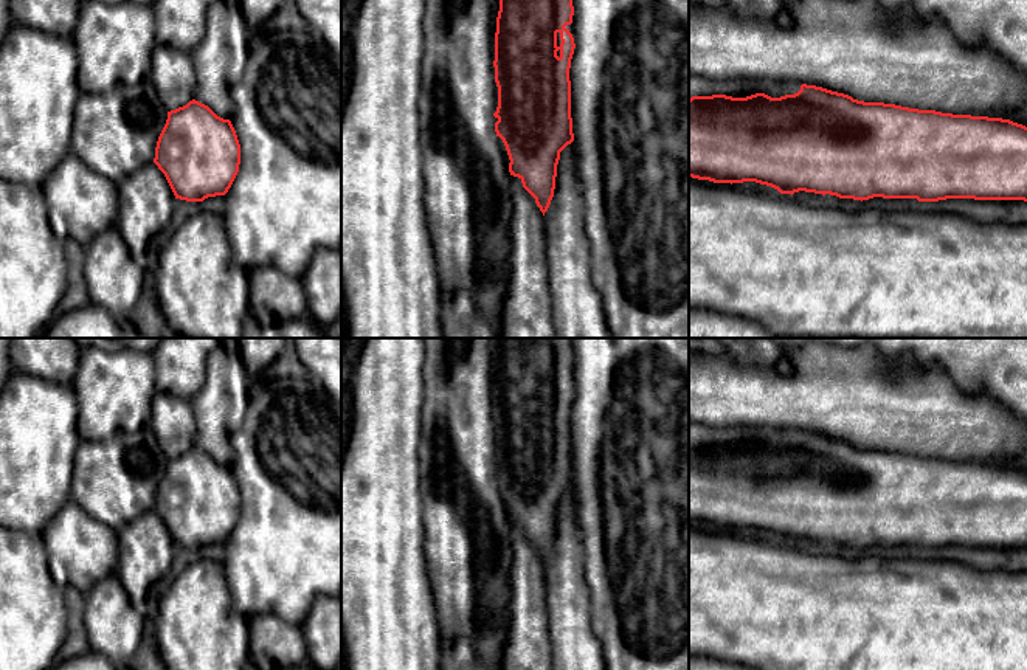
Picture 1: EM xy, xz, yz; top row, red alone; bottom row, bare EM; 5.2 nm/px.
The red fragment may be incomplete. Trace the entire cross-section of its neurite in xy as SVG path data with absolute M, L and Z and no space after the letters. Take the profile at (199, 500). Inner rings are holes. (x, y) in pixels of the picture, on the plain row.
M192 447L168 459L154 510L175 546L203 549L225 543L240 512L240 492L230 467Z

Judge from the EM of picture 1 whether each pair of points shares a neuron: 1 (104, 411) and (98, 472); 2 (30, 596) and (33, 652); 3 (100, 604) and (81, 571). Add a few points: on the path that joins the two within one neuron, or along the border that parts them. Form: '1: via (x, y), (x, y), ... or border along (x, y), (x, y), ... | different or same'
1: border along (137, 431), (118, 433), (106, 439), (82, 441) | different
2: via (30, 610), (31, 638) | same
3: border along (114, 573), (103, 577), (84, 594) | different

